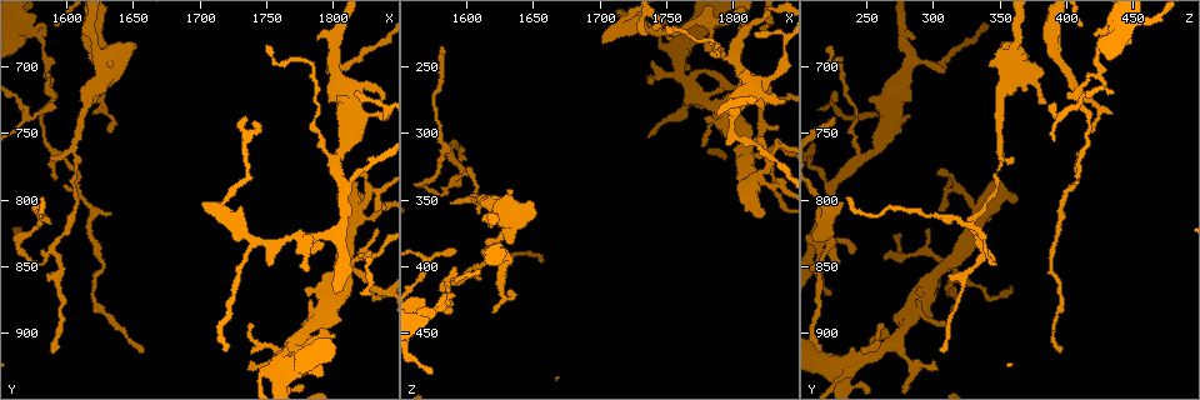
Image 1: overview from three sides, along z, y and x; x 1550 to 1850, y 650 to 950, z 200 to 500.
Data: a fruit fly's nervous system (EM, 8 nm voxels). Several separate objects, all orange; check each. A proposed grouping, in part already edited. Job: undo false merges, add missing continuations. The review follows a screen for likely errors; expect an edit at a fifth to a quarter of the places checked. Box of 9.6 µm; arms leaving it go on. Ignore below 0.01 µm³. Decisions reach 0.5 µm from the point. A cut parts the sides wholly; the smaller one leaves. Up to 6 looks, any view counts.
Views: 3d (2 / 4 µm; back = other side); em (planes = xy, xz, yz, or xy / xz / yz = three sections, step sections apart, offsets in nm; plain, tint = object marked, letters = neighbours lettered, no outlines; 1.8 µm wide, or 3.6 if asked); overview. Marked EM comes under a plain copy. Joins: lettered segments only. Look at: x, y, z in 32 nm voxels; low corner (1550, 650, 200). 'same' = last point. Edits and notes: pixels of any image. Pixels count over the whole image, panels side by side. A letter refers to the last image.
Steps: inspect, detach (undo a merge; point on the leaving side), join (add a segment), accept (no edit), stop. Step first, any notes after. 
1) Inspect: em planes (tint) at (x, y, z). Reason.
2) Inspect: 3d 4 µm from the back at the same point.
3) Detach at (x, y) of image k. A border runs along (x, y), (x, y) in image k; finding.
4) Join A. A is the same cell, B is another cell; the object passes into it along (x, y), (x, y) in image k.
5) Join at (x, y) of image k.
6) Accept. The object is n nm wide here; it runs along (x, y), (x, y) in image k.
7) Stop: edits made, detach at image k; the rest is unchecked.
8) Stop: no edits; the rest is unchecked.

Inspect: 3d 4 µm at (1582, 690, 424).

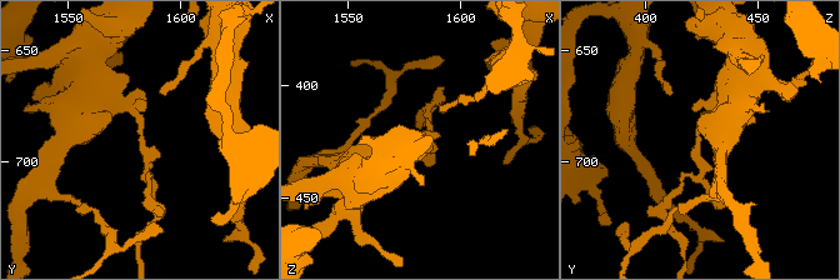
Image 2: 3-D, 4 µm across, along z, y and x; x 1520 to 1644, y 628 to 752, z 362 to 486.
Inspect: em xz step 16 (tint) at (1582, 689, 423). Shape alone is not enough.

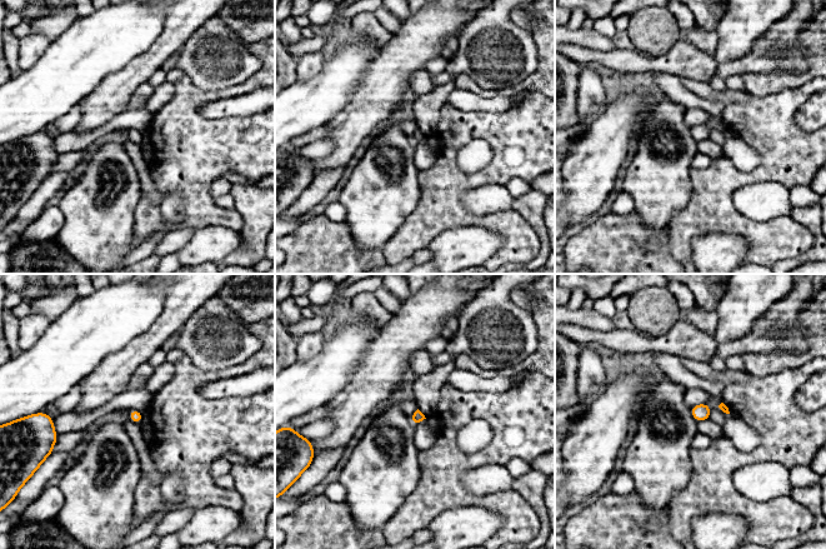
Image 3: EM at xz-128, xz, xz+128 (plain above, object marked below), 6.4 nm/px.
Inspect: em yz step 4 (letters) at the same point.

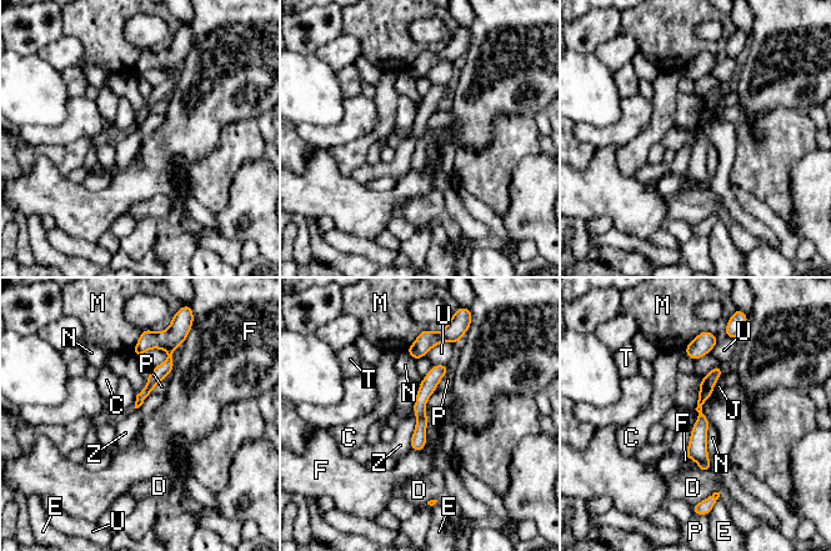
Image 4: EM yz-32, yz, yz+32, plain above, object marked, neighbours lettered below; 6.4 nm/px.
Accept. The longest contact is with N, 240 nm; C, D, E, F, J, M, N, P, T, U and Z are other cells; a border runs along (413, 411), (417, 419), (409, 447) in image 4; continuous, no second neuron.

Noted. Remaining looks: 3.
Inspect: 3d 4 µm at (1588, 914, 306). Long arm stops here.

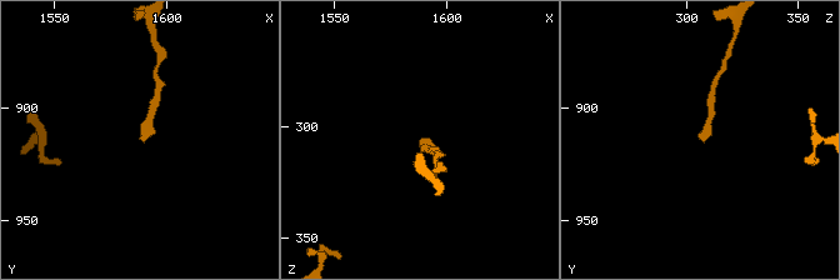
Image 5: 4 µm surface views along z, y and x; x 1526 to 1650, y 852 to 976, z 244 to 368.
Inspect: em planes (letters) at (1589, 914, 307). Need the tissue.

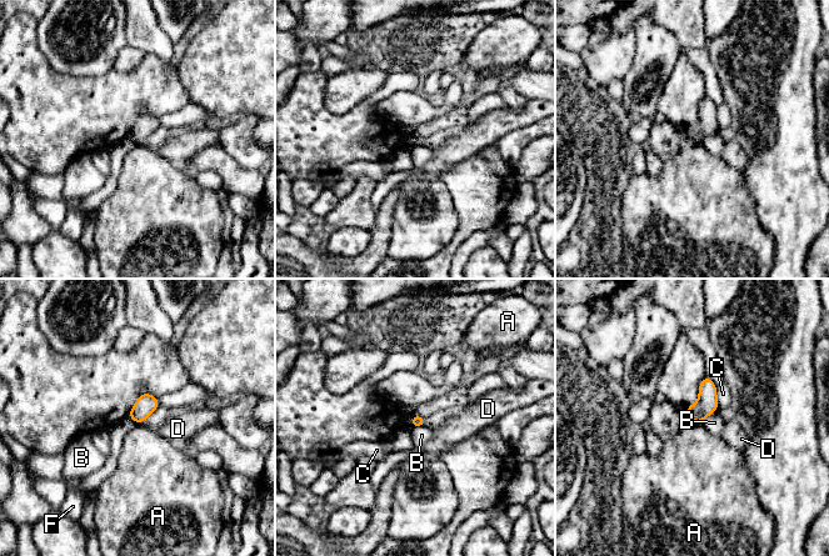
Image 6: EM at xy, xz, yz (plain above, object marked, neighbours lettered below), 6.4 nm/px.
Accept. A, B, C, D and F are other cells; a border runs along (410, 415), (411, 426) in image 6; none of them fits.

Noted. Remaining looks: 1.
Stop: no edits; the rest is unchecked.

